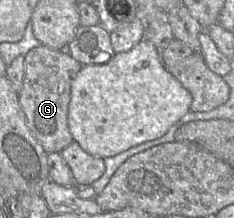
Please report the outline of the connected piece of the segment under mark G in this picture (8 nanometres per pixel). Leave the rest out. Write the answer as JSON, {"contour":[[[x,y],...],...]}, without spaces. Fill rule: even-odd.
{"contour":[[[46,46],[35,47],[24,56],[24,78],[18,99],[31,134],[48,154],[60,153],[74,141],[68,126],[68,108],[72,81],[82,67],[70,54]]]}

